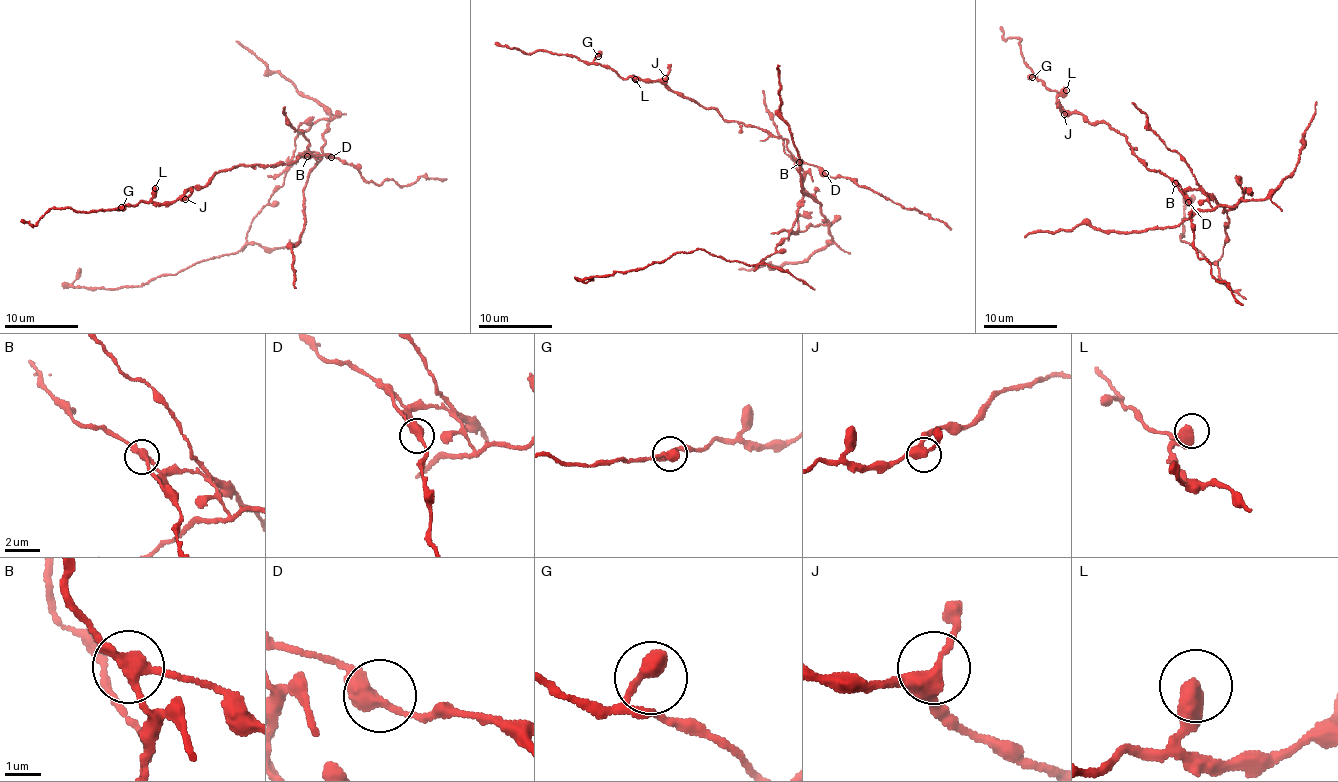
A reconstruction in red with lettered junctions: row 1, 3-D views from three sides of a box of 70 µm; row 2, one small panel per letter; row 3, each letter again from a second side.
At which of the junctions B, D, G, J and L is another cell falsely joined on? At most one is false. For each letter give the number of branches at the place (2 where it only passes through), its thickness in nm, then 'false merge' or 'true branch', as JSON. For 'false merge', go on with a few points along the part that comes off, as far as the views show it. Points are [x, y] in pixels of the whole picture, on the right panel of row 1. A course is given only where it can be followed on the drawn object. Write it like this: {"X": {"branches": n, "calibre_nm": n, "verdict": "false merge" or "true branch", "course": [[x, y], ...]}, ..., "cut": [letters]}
{"B": {"branches": 3, "calibre_nm": 320, "verdict": "false merge", "course": [[1176, 183], [1198, 189], [1226, 210], [1219, 260], [1211, 262], [1180, 241], [1193, 195]]}, "D": {"branches": 2, "calibre_nm": 400, "verdict": "true branch"}, "G": {"branches": 1, "calibre_nm": 500, "verdict": "true branch"}, "J": {"branches": 3, "calibre_nm": 360, "verdict": "true branch"}, "L": {"branches": 2, "calibre_nm": 420, "verdict": "true branch"}, "cut": ["B"]}

